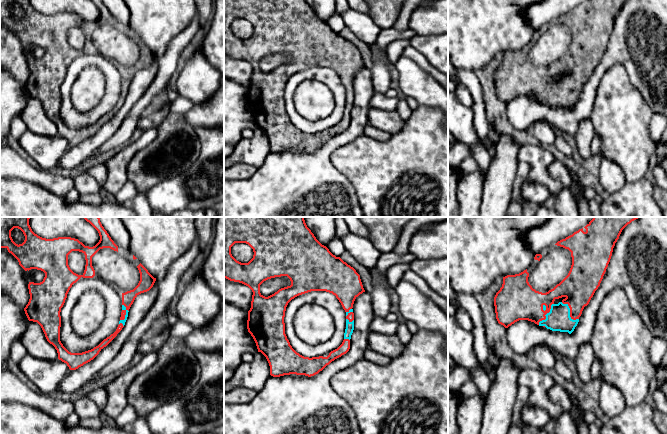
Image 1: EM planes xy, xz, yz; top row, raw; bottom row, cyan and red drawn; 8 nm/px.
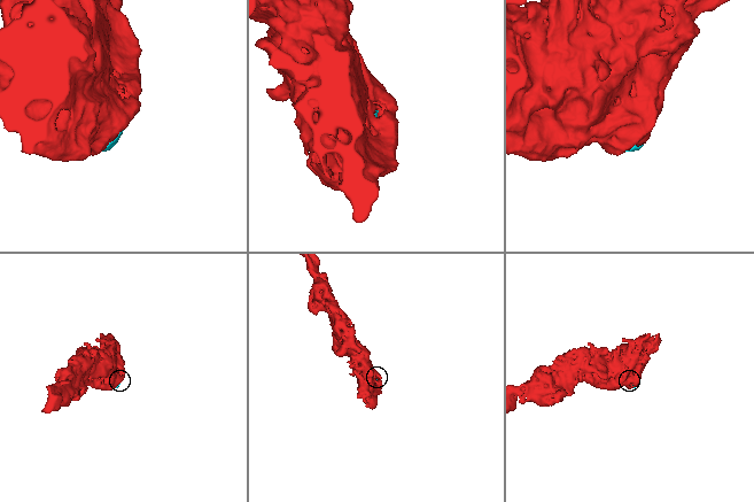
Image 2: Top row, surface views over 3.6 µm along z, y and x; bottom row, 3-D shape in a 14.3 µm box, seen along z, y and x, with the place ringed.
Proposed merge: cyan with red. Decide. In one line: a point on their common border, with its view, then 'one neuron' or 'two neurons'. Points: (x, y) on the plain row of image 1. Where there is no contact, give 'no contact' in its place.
meets cyan in yz at (569, 88); one neuron

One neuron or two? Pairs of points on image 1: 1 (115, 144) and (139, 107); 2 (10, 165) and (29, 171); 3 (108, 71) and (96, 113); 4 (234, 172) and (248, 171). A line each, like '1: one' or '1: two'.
1: one
2: one
3: one
4: one

